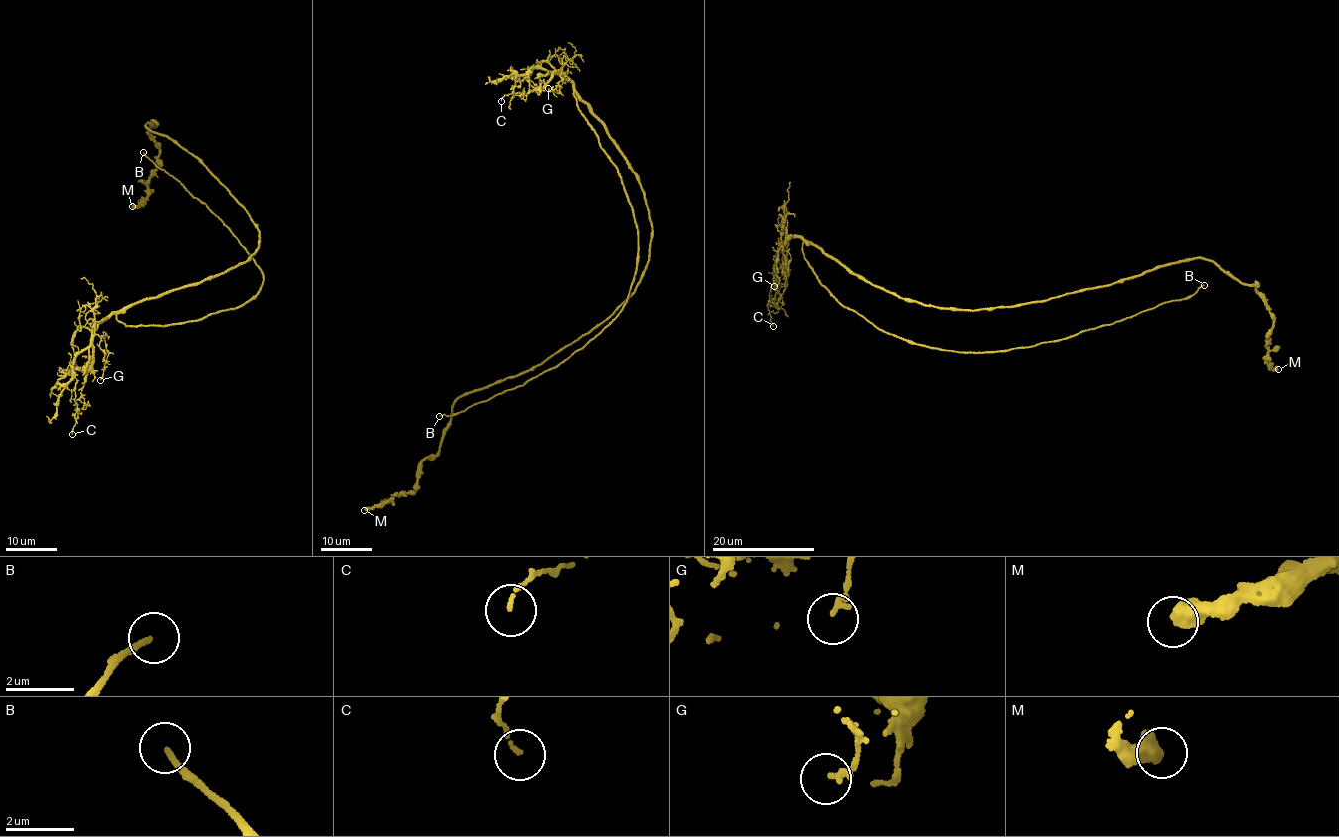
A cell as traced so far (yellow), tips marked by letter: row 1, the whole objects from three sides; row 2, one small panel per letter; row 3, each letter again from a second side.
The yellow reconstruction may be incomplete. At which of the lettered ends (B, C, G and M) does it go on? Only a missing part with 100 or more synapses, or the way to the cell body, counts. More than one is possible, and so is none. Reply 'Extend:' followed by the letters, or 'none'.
Extend: B

